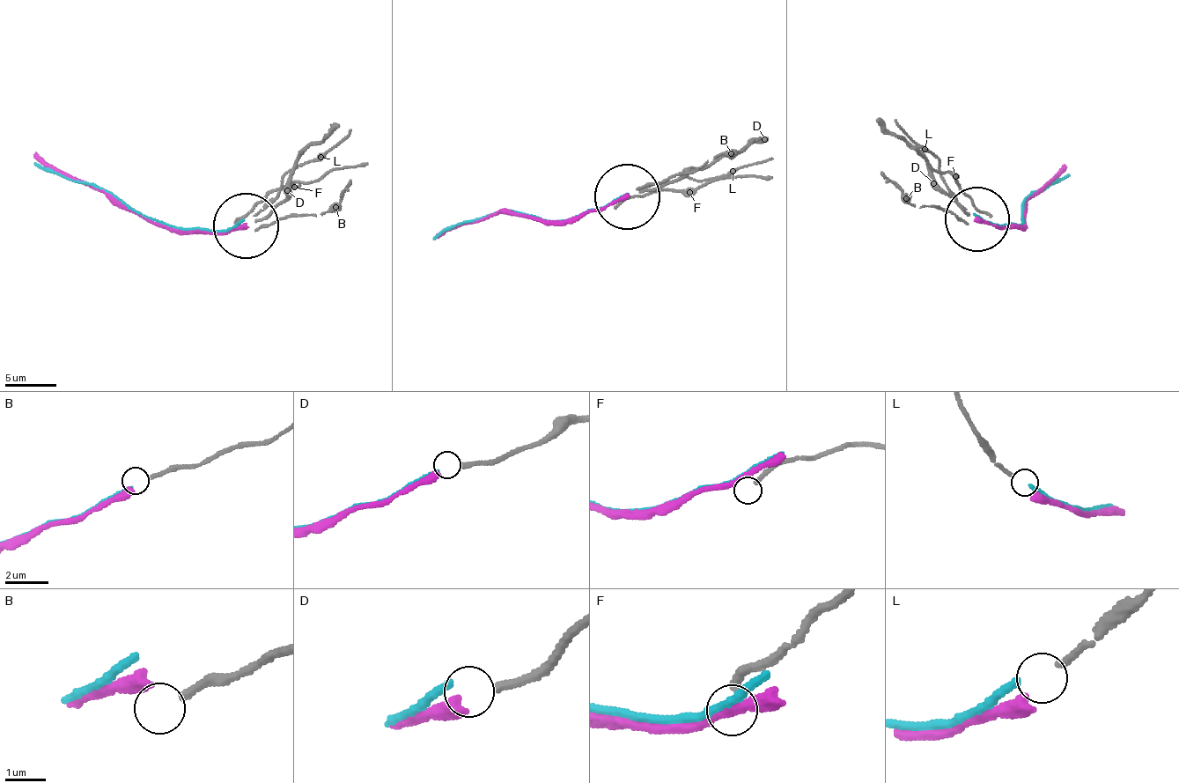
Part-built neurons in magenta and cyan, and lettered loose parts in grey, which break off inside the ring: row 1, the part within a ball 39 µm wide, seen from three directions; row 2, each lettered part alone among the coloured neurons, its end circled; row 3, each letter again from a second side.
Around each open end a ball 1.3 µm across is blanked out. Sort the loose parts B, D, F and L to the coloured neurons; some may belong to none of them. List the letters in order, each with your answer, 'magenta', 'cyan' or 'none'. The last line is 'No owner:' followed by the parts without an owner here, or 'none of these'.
B: none
D: magenta
F: none
L: cyan
No owner: B, F

